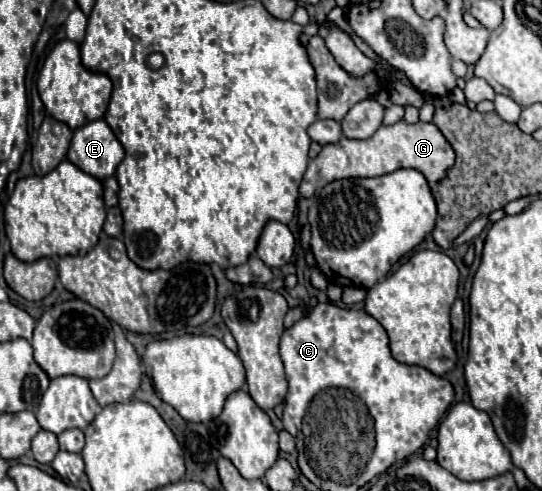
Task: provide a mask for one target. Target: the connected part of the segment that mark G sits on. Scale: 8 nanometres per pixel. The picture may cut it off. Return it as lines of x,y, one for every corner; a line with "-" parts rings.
399,121
395,125
381,125
373,137
365,139
365,141
357,141
357,139
347,139
343,137
339,143
333,145
325,145
321,149
321,153
311,159
309,169
303,175
303,183
301,183
301,195
303,197
311,197
317,187
325,187
327,183
335,181
335,179
349,179
349,177
379,177
379,175
387,175
393,173
397,169
403,167
411,167
421,171
427,181
433,185
437,181
441,181
443,177
447,177
447,169
455,163
455,151
449,145
449,141
443,137
443,133
439,133
439,127
433,123
415,123
409,125
405,121

